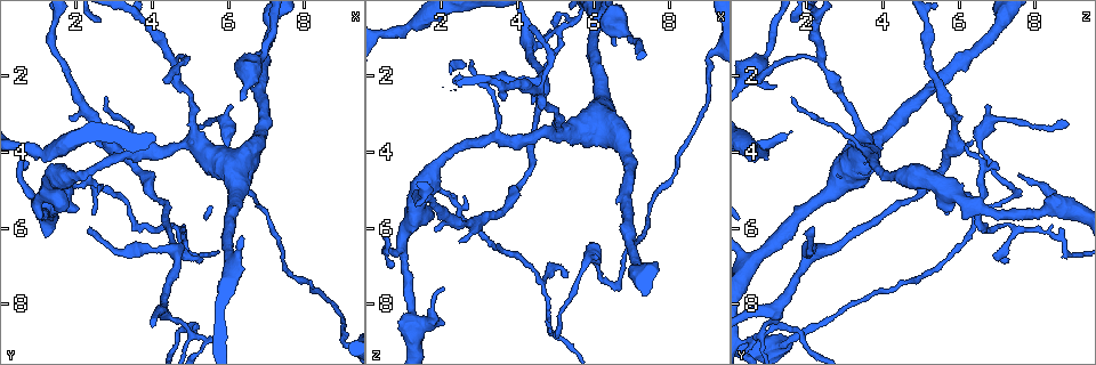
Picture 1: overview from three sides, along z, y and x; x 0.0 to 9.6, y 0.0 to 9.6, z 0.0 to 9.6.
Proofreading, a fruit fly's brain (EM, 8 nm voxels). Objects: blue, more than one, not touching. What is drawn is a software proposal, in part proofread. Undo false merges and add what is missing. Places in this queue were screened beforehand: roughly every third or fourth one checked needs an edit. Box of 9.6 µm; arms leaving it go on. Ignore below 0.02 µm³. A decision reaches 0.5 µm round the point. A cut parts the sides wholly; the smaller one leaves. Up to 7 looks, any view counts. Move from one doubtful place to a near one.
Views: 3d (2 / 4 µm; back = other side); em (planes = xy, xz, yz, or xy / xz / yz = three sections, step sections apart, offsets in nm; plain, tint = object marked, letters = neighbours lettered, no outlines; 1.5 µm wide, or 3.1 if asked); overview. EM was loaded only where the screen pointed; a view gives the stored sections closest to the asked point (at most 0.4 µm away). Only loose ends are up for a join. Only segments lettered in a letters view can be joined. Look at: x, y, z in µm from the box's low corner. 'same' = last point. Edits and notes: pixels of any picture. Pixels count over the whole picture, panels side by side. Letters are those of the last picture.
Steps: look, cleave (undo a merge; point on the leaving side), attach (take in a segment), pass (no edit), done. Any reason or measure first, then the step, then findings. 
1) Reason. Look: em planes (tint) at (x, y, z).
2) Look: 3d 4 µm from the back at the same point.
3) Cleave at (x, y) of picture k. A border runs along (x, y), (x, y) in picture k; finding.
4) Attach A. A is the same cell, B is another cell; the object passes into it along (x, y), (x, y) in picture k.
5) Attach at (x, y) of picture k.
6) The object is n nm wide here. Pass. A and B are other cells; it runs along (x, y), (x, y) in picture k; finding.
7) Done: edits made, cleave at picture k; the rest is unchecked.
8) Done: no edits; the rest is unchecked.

Tapers out. Look: 3d 2 µm at (4.35, 2.20, 0.75).

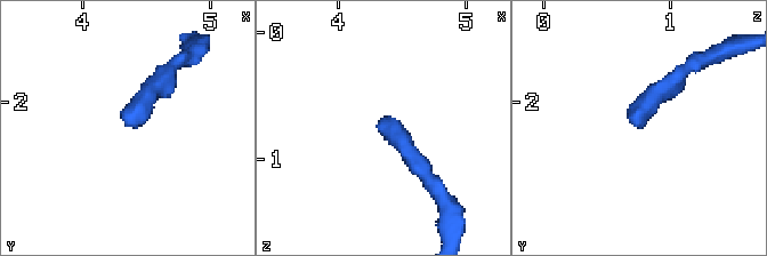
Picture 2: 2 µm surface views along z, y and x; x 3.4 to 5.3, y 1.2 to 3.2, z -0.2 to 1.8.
Look: em xy step 4 (letters) at (4.34, 2.20, 0.70).

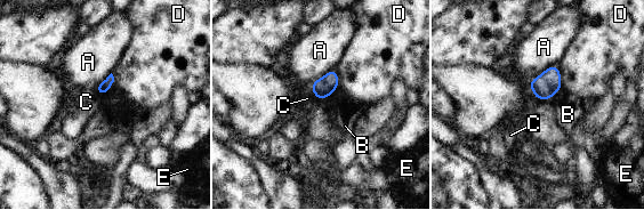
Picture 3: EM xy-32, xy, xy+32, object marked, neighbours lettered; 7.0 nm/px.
Pass. A, B, C, D and E are other cells; none of them fits.

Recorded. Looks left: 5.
Side arm on a straight run. Look: 3d 2 µm at (4.55, 1.60, 2.35).

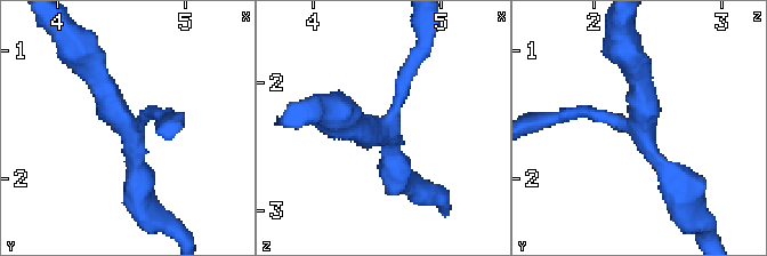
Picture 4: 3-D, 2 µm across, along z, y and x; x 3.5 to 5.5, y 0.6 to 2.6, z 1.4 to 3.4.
Look: em planes (tint) at (4.58, 1.60, 2.40).

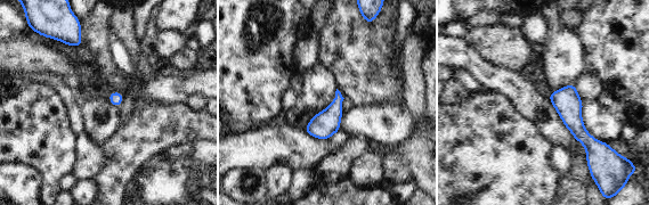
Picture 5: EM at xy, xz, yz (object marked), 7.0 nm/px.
Look: em planes (letters) at the same point.

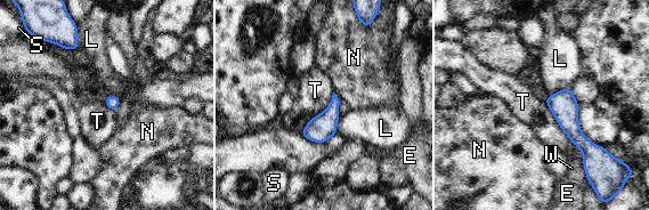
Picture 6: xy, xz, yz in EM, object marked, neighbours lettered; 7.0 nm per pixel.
The object is 190 nm wide here. Pass. E, L, N, S, T and W are other cells; it runs along (567, 90), (592, 171) in picture 6; continuous, no second neuron.

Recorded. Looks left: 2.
Abrupt turn. Look: em planes (letters) at (9.10, 9.15, 1.40).

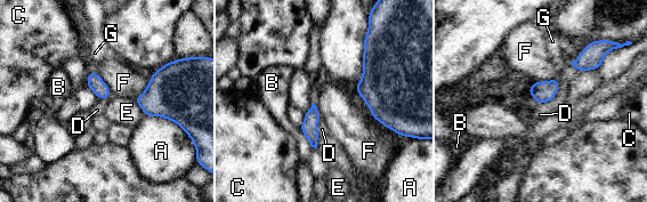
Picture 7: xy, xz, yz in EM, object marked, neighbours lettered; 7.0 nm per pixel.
Pass. A, B, C, D, E, F and G are other cells; a border runs along (560, 80), (556, 95), (538, 105) in picture 7; continuous, no second neuron.

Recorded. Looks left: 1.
Done: no edits; the rest is unchecked.

